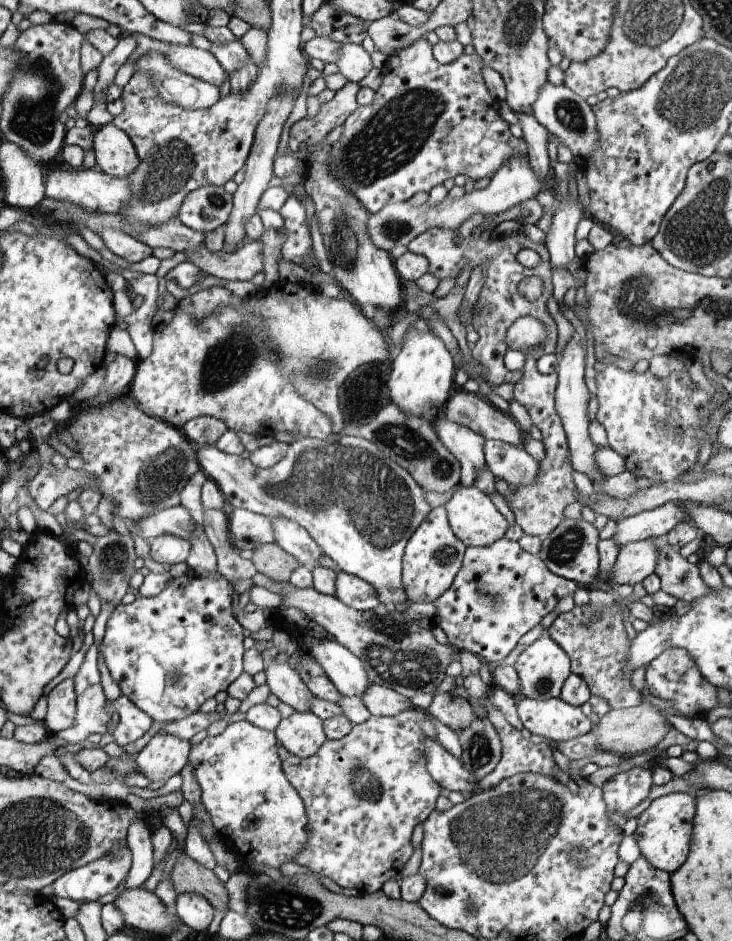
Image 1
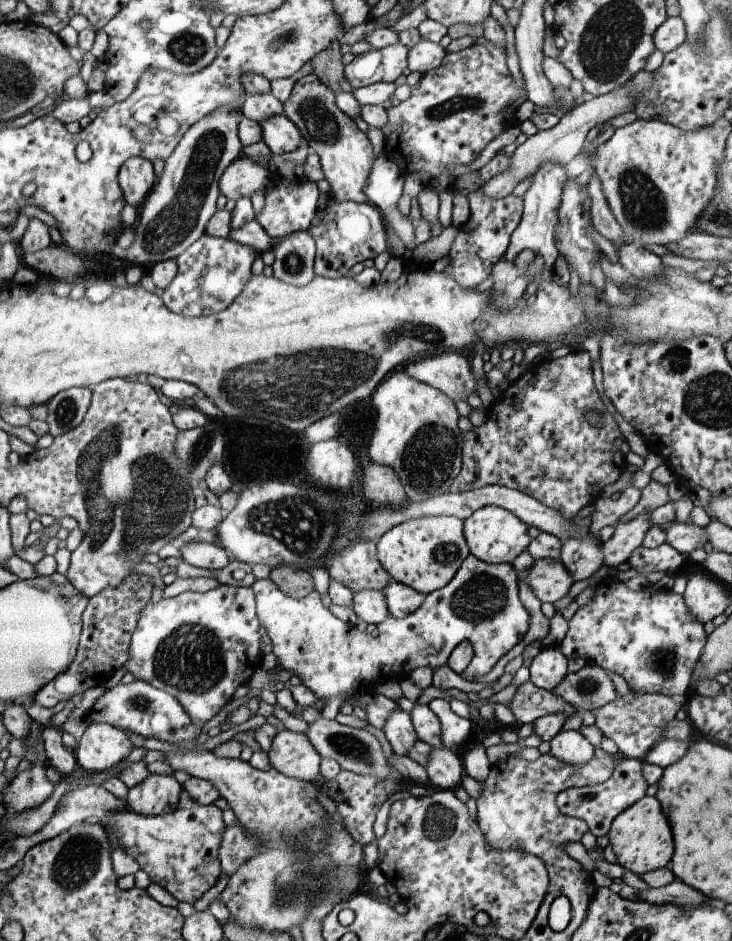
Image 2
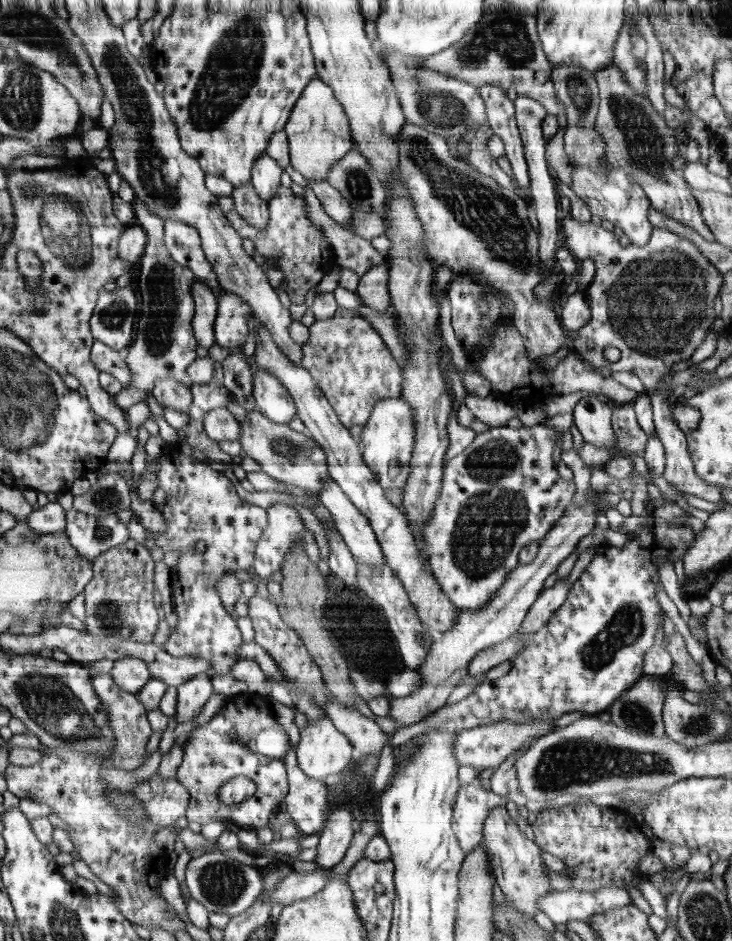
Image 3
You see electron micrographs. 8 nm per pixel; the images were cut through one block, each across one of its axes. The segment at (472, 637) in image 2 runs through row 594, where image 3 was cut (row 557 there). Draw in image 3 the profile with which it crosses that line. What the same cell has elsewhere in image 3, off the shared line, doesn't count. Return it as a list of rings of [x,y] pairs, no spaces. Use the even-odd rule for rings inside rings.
[[[541,424],[532,428],[492,427],[486,432],[477,433],[470,446],[444,465],[443,488],[439,490],[431,517],[423,526],[423,552],[435,579],[456,611],[478,611],[487,606],[486,602],[495,598],[514,570],[512,566],[519,566],[520,550],[532,542],[542,542],[554,527],[554,522],[567,510],[576,487],[570,486],[572,482],[564,482],[554,468],[552,452],[558,440],[560,436],[556,429]],[[277,502],[267,508],[267,516],[267,528],[263,531],[263,536],[255,548],[255,562],[253,567],[256,575],[261,578],[268,578],[276,570],[280,571],[282,563],[285,561],[285,556],[293,552],[293,542],[295,542],[297,536],[301,536],[301,542],[303,542],[303,548],[305,548],[308,558],[314,564],[318,564],[321,555],[316,541],[314,541],[314,534],[304,527],[296,508],[282,502]]]

